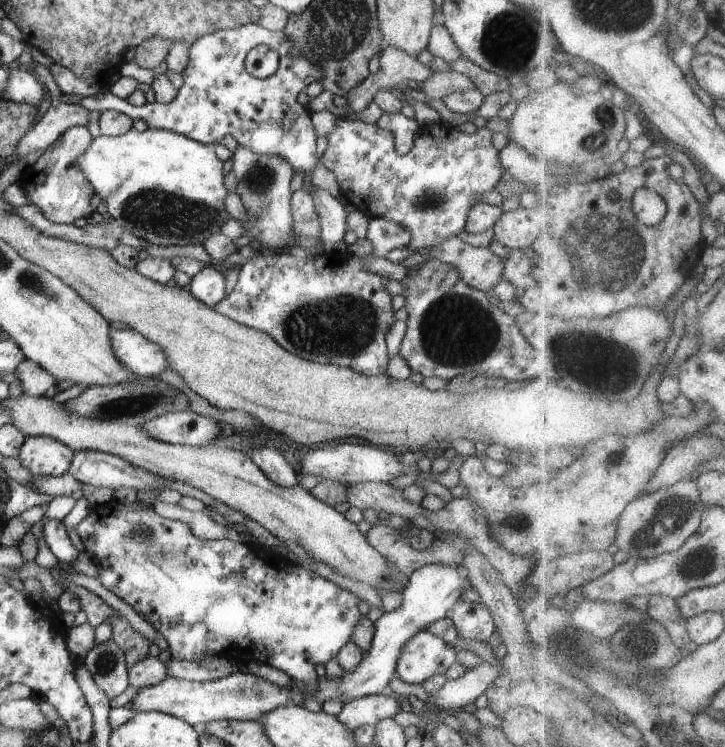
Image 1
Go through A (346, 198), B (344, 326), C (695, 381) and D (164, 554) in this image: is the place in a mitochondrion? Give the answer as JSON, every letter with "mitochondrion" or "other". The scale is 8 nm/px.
{"A":"other","B":"mitochondrion","C":"other","D":"mitochondrion"}

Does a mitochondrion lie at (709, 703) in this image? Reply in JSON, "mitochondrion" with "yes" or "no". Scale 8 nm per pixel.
{"mitochondrion":"no"}

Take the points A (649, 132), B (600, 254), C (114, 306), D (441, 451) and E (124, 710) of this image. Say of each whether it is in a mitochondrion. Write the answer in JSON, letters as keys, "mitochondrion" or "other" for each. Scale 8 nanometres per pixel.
{"A":"other","B":"mitochondrion","C":"other","D":"other","E":"other"}

